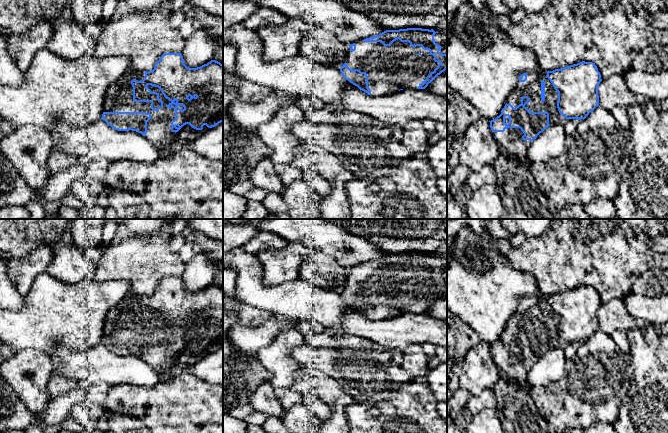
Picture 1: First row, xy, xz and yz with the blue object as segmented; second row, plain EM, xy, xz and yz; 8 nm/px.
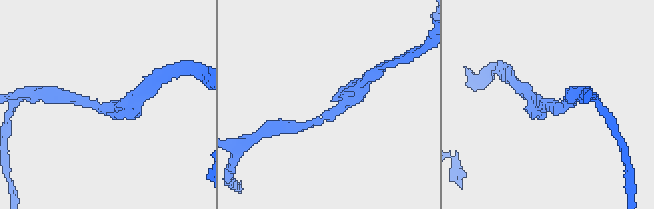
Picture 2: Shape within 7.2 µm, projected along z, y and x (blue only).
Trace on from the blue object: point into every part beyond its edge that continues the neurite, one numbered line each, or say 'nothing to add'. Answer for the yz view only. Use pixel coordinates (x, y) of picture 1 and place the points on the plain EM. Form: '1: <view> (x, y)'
1: yz (531, 311)

